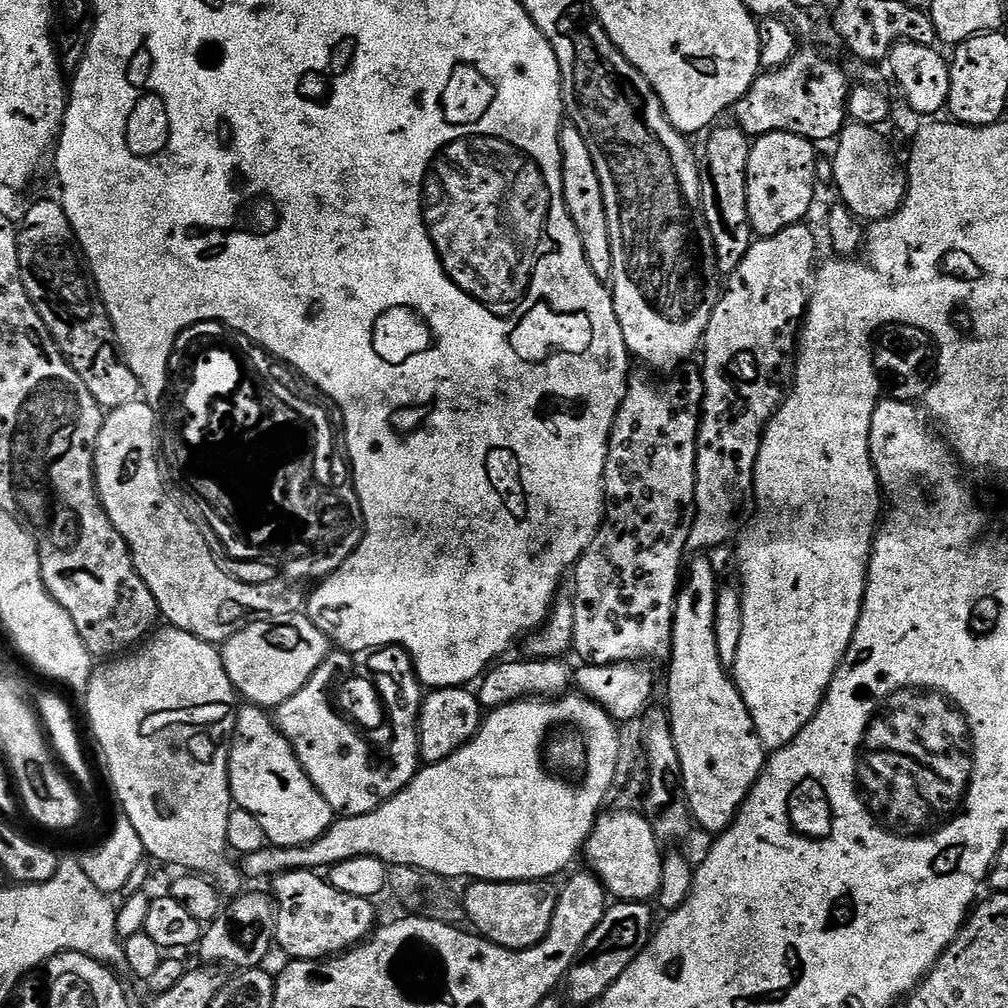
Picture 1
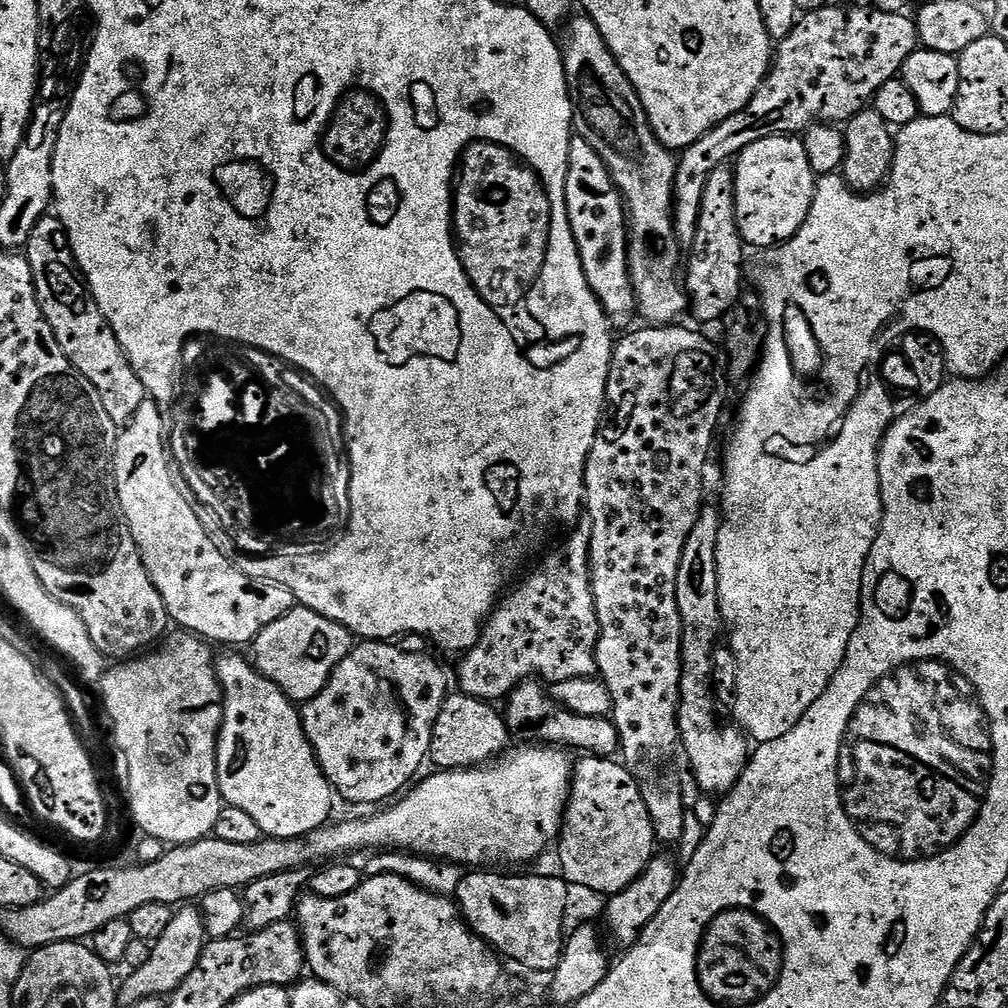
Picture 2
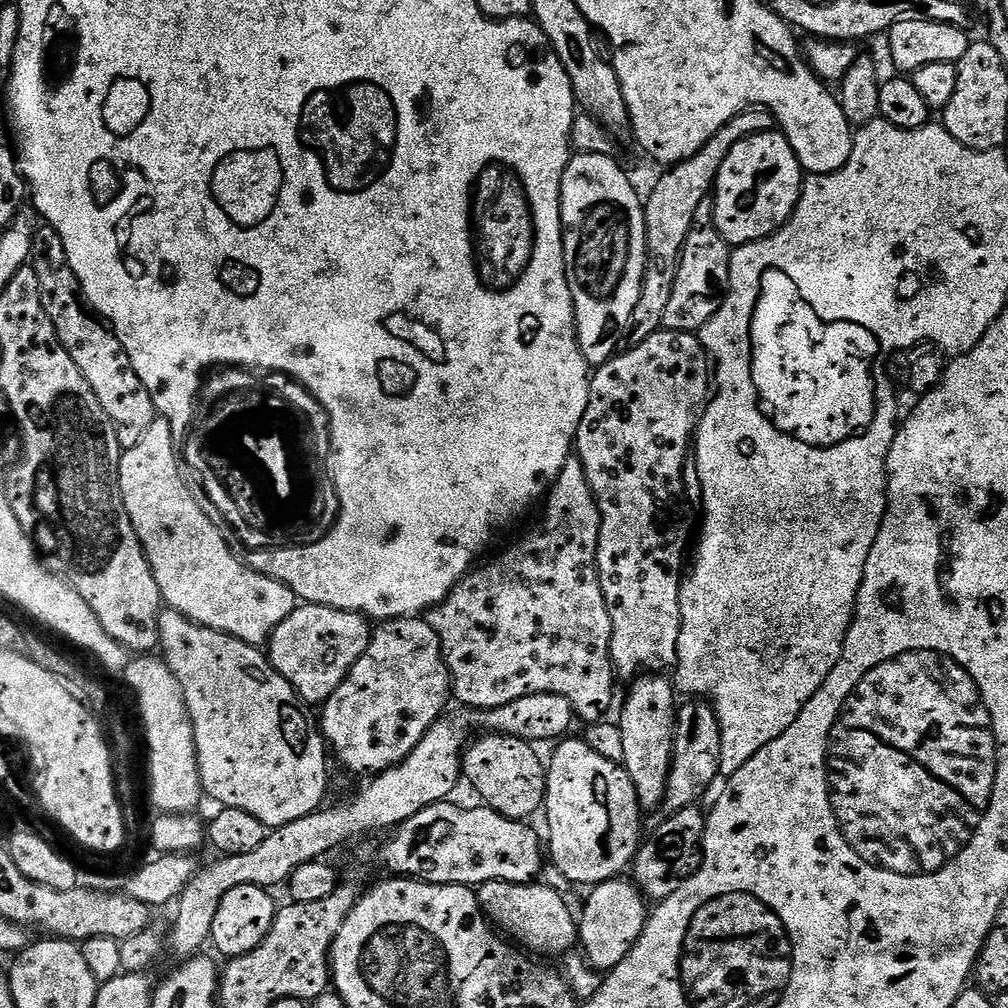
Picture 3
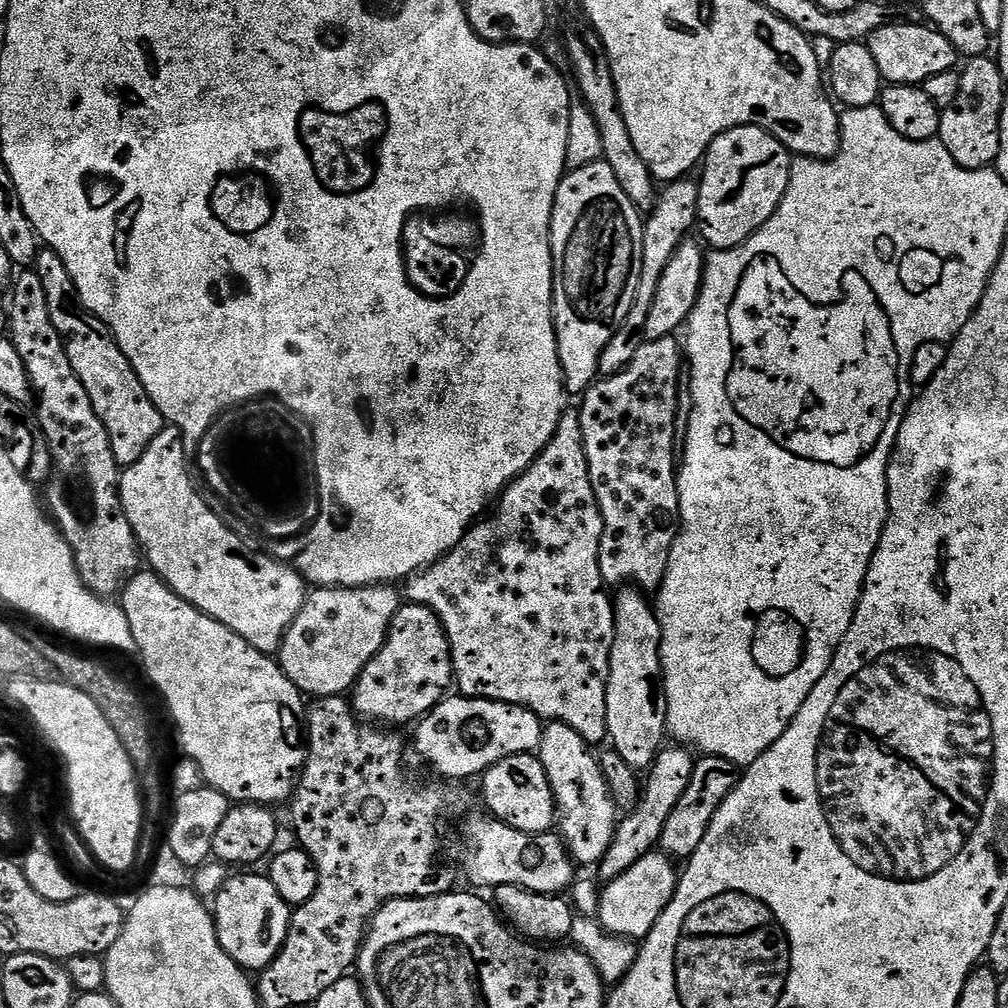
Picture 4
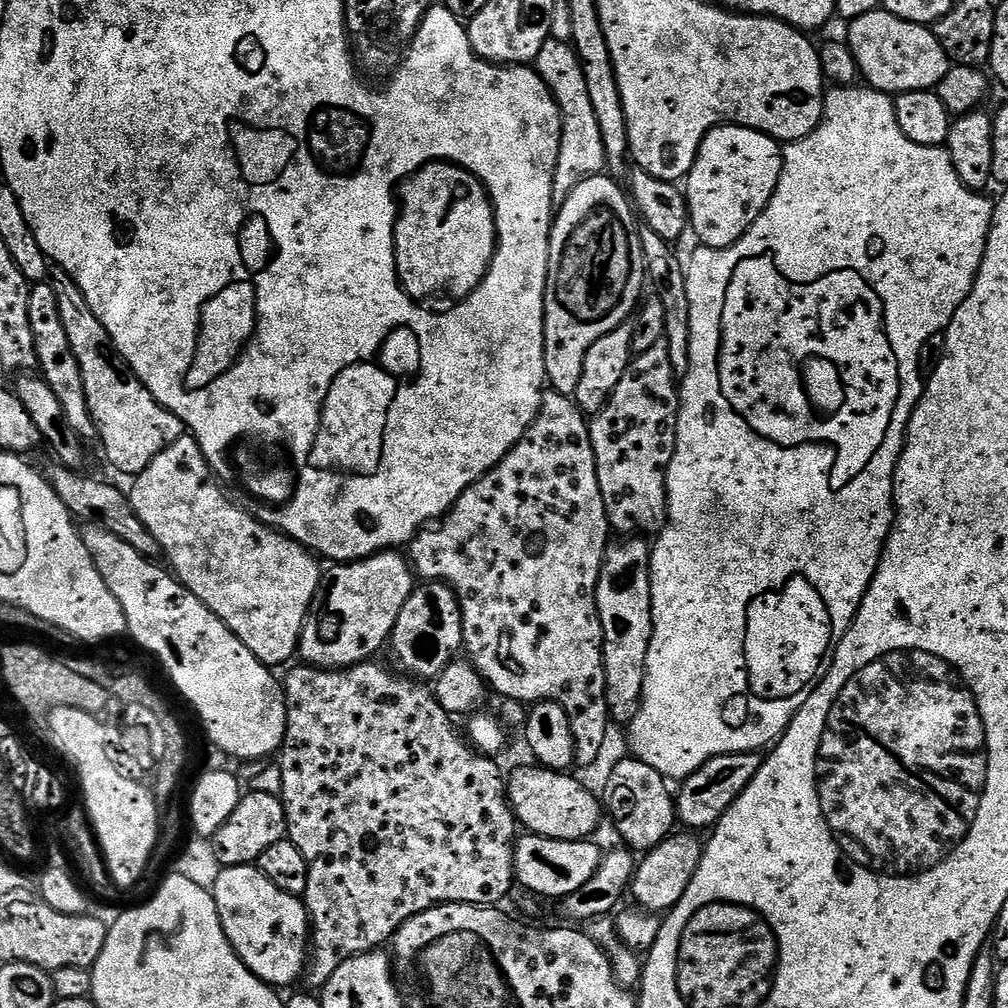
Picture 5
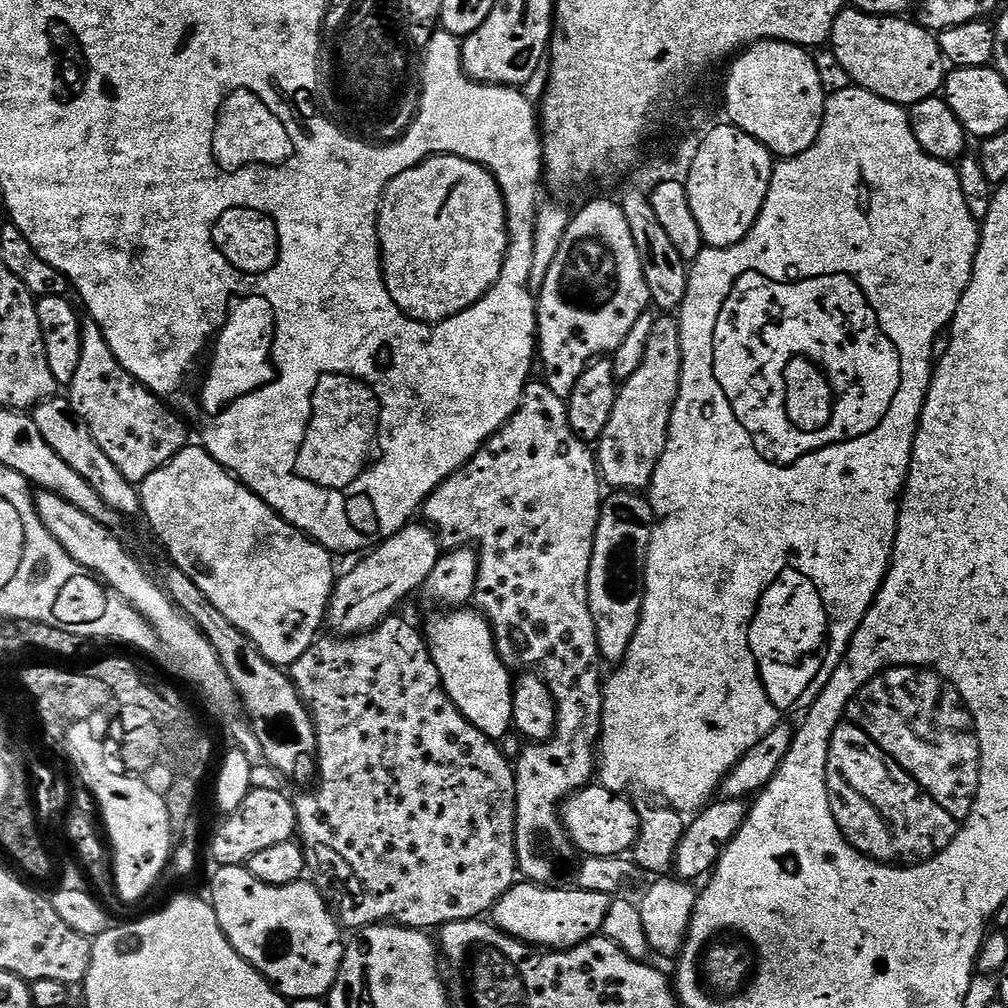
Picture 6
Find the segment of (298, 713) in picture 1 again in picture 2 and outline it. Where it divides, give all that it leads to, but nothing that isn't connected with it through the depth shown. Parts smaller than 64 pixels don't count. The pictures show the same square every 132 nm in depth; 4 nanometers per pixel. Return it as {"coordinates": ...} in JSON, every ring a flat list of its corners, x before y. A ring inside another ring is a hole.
{"coordinates":[[364,640,338,662,319,694,303,705,304,733,316,752,320,769,332,783,333,793,339,799,341,796,352,804,383,805,399,797,417,779,416,771,423,766,424,760,426,764,429,759,432,727,444,699,450,694,447,674,440,669,439,662,429,656,407,653,392,642]]}

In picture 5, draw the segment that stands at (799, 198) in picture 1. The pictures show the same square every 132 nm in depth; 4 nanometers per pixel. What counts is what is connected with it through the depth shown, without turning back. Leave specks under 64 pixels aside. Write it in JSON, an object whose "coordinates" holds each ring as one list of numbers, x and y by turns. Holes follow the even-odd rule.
{"coordinates":[[720,124,706,134,696,155,696,161,686,177,688,198,688,219,691,235,696,235,705,248,729,248,744,237,746,230,764,213,778,178,782,174,784,154,781,141,753,128,743,128,741,124]]}

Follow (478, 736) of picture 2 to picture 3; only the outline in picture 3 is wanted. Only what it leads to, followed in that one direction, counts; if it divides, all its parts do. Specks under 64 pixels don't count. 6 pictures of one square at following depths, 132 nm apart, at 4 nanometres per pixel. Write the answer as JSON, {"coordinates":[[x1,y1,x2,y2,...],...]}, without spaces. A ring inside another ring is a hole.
{"coordinates":[[499,734,481,735,464,749,463,779,472,783,487,807,511,820,527,821,532,818,528,816,543,809,544,791,548,788,546,764,536,752,539,751,526,740]]}

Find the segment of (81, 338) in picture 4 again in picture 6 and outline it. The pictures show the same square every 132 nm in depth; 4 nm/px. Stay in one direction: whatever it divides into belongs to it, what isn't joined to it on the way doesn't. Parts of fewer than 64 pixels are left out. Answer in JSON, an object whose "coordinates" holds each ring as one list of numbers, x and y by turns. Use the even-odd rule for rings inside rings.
{"coordinates":[[85,323,82,330,82,359,70,385,70,399,78,418,90,426,94,442,102,446,106,458,139,486,154,470,166,466,181,450,189,447,189,425,160,397,153,394,118,362,106,334,97,324]]}

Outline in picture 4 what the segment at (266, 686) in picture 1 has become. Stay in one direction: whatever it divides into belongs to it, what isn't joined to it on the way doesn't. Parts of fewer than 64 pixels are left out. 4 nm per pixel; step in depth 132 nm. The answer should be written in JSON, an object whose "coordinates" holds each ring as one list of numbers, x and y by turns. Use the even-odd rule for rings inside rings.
{"coordinates":[[368,584,365,588,322,588,313,587,305,595,304,605,294,618,294,622,280,643,278,663,294,682,301,693,308,698,325,696,344,696,355,685,362,670,378,654,380,647,388,638,388,628,392,625,394,614,402,603,402,596,395,592,392,584]]}

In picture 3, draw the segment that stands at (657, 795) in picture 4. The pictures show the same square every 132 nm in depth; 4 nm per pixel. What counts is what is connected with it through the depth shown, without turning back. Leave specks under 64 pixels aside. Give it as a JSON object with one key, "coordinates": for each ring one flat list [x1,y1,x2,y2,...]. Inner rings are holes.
{"coordinates":[[688,702,676,713,676,737,672,748,672,769,668,775,668,790,664,793,662,805,665,813,671,814,683,808,693,807,696,799,721,775,720,719,716,710,708,702]]}

